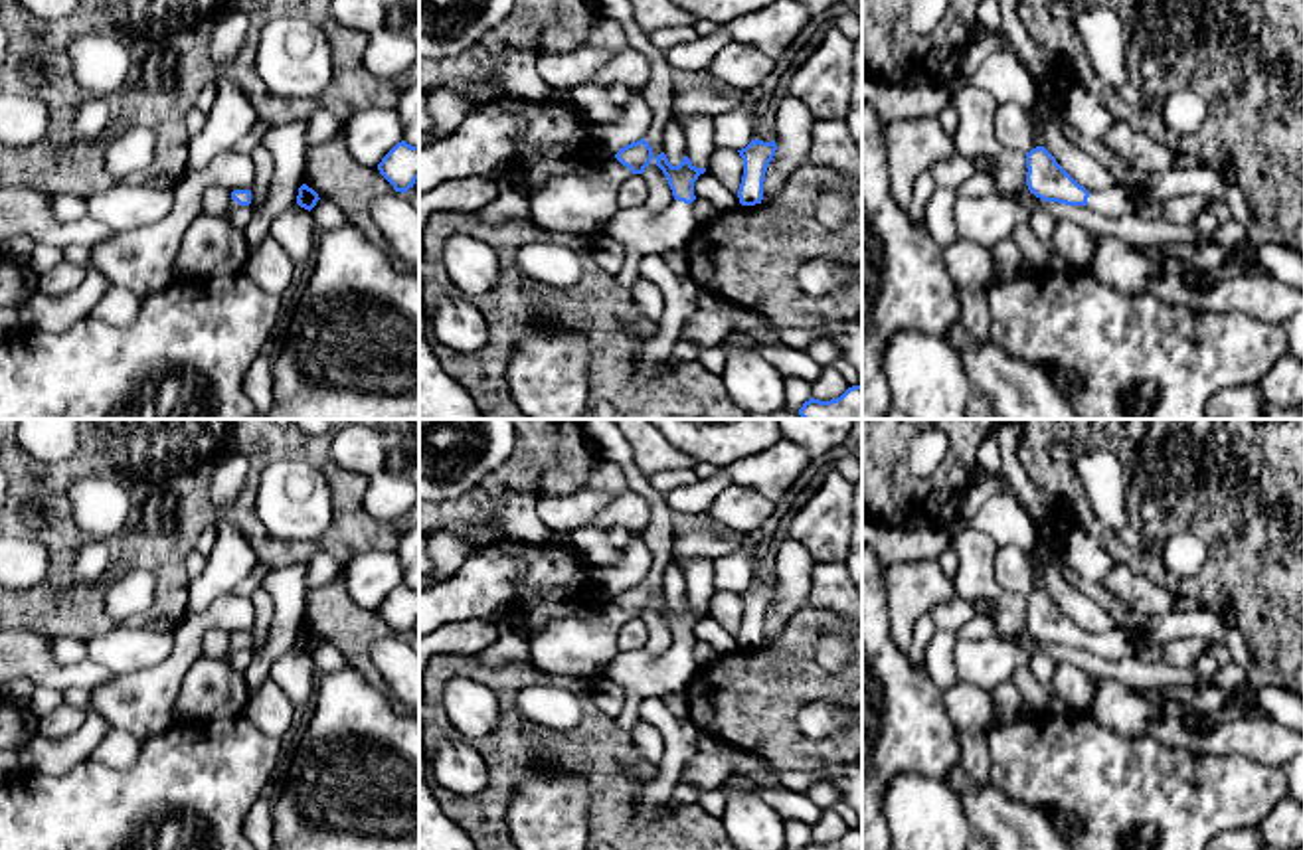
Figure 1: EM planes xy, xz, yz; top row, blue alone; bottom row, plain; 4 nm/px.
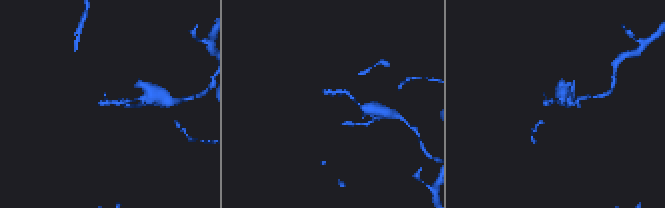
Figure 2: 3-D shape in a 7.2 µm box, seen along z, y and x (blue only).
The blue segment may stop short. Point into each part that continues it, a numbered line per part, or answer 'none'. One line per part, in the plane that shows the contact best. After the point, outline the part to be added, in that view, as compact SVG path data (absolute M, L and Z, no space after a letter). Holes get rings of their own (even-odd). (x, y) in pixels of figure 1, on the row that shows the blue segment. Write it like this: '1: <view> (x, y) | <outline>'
1: xz (637, 230) | M674 200L658 217L645 208L617 210L601 227L623 249L643 255L662 255L664 251L686 251L698 223L690 204Z

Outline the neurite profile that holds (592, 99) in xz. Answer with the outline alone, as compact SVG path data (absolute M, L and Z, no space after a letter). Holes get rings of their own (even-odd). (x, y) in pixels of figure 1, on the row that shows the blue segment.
M591 81L577 85L571 91L571 103L591 123L615 123L621 115L621 107L617 107L609 101L607 87L595 85Z

